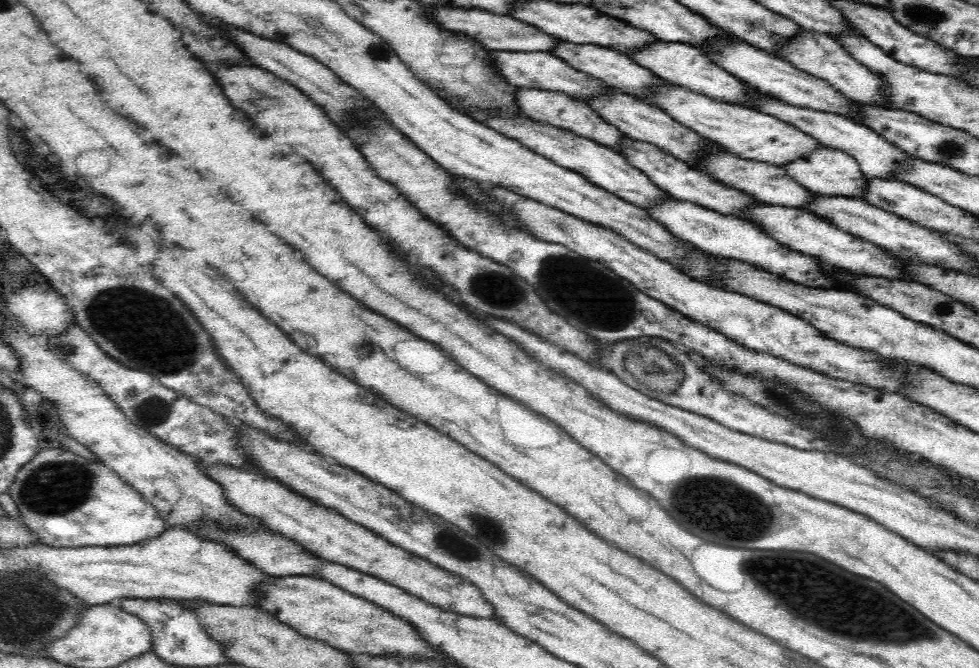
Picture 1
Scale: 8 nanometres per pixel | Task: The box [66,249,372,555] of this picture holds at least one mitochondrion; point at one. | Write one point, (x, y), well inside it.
(106, 302)

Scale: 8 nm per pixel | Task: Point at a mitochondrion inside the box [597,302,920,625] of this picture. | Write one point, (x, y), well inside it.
(722, 507)

